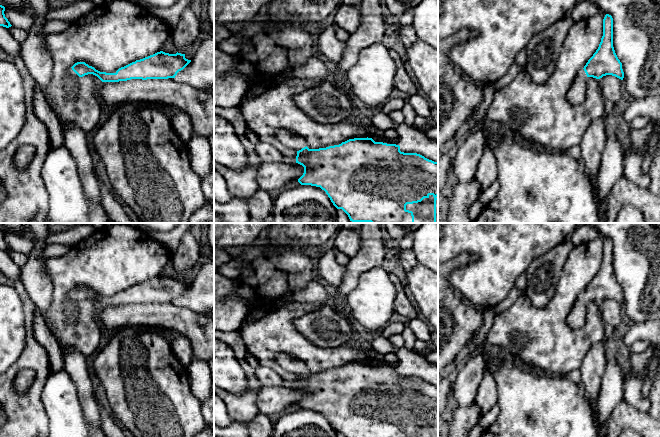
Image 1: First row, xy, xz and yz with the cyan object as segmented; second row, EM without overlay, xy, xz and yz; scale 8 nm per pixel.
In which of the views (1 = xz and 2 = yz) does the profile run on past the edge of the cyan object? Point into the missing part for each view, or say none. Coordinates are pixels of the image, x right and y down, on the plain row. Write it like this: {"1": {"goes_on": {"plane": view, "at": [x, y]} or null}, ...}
{"1": {"goes_on": {"plane": "xz", "at": [290, 364]}}, "2": {"goes_on": {"plane": "yz", "at": [576, 319]}}}

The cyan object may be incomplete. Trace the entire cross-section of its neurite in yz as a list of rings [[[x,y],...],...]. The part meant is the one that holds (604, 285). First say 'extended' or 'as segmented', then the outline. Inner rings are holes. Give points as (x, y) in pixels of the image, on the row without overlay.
extended; [[[606,238],[603,243],[603,260],[598,273],[588,284],[583,293],[577,297],[567,316],[567,325],[579,329],[586,323],[588,301],[600,303],[612,299],[621,304],[624,302],[622,287],[618,283],[613,271],[613,242]]]

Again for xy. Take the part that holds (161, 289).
extended; [[[163,275],[136,284],[119,292],[115,297],[100,296],[85,286],[77,286],[66,295],[64,313],[70,322],[74,322],[79,316],[78,303],[88,298],[97,300],[102,306],[175,302],[190,286],[185,278],[169,278]]]

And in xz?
extended; [[[279,353],[276,360],[285,371],[297,376],[296,387],[304,391],[304,397],[298,403],[298,406],[301,409],[320,411],[326,416],[333,429],[337,433],[342,433],[345,437],[438,437],[438,386],[429,384],[417,377],[401,376],[399,369],[375,366],[372,362],[368,361],[349,363],[339,369],[329,370],[326,372],[309,373],[304,361],[286,353]]]

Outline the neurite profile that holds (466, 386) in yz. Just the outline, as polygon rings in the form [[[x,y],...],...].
[[[483,353],[471,357],[467,364],[460,369],[453,388],[454,397],[459,406],[475,404],[484,369]]]

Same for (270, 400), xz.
[[[260,386],[256,395],[259,412],[267,416],[283,414],[289,407],[298,405],[303,399],[304,391],[298,387],[284,388]]]

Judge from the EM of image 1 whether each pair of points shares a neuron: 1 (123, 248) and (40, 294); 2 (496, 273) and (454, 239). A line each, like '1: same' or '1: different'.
1: different
2: same

